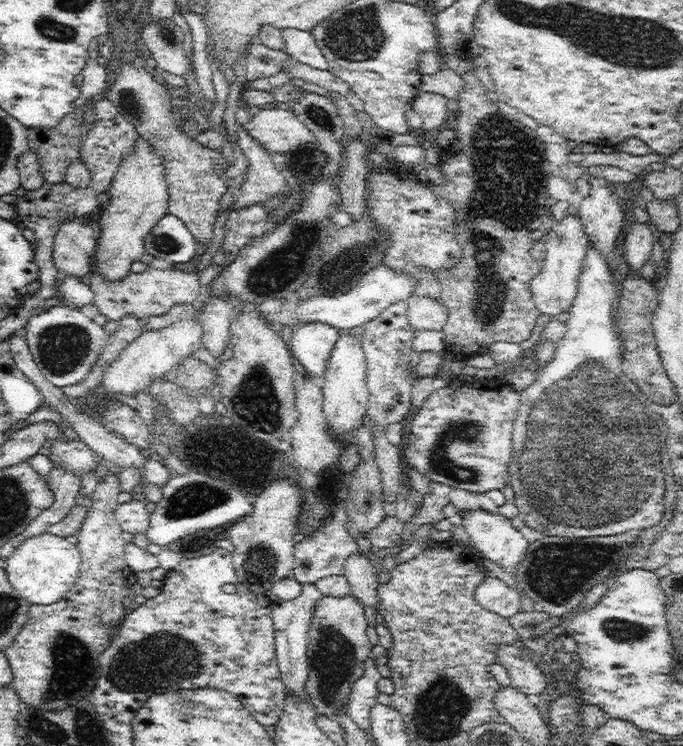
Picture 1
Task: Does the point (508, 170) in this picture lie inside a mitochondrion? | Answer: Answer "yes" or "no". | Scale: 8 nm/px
yes

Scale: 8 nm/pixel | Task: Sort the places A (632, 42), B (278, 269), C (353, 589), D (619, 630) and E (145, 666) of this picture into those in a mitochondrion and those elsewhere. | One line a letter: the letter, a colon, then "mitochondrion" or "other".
A: mitochondrion
B: mitochondrion
C: other
D: mitochondrion
E: mitochondrion

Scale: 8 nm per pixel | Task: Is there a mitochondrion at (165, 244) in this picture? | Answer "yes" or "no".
yes

